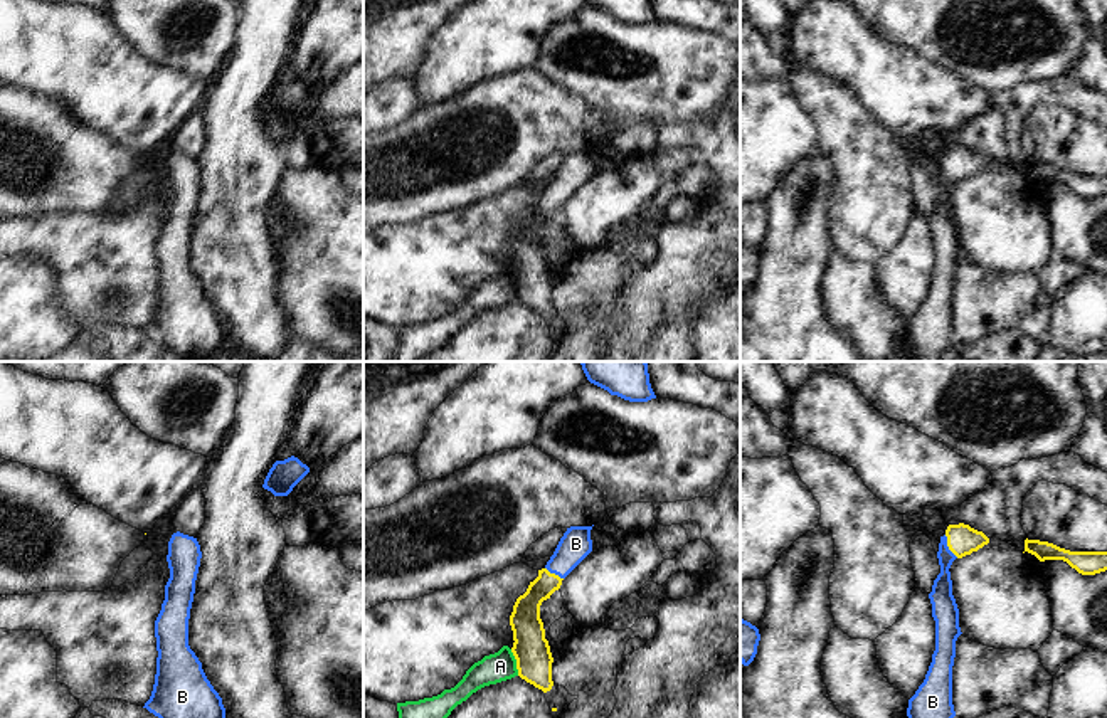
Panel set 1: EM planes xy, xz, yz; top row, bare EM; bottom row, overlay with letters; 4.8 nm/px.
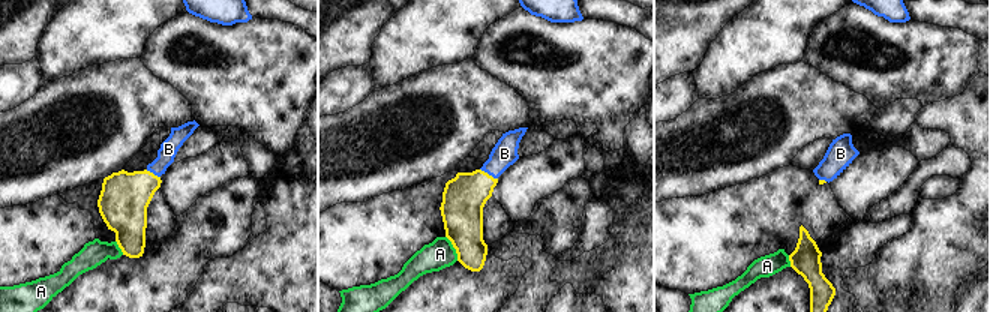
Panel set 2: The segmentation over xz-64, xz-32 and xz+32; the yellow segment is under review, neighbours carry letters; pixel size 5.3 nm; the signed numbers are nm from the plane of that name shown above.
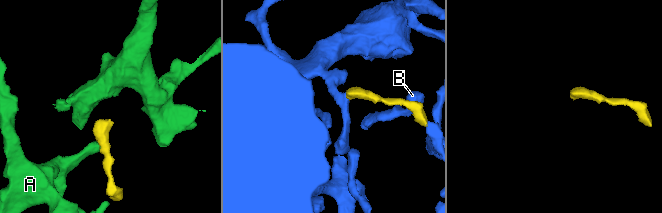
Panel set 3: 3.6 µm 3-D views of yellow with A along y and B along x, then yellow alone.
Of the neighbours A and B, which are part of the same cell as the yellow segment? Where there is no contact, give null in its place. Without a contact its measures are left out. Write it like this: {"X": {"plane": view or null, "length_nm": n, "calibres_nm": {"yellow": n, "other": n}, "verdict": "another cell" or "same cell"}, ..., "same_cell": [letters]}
{"A": {"plane": "xz", "length_nm": 130, "calibres_nm": {"yellow": 180, "other": 140}, "verdict": "another cell"}, "B": {"plane": "yz", "length_nm": 130, "calibres_nm": {"yellow": 150, "other": 110}, "verdict": "same cell"}, "same_cell": ["B"]}

